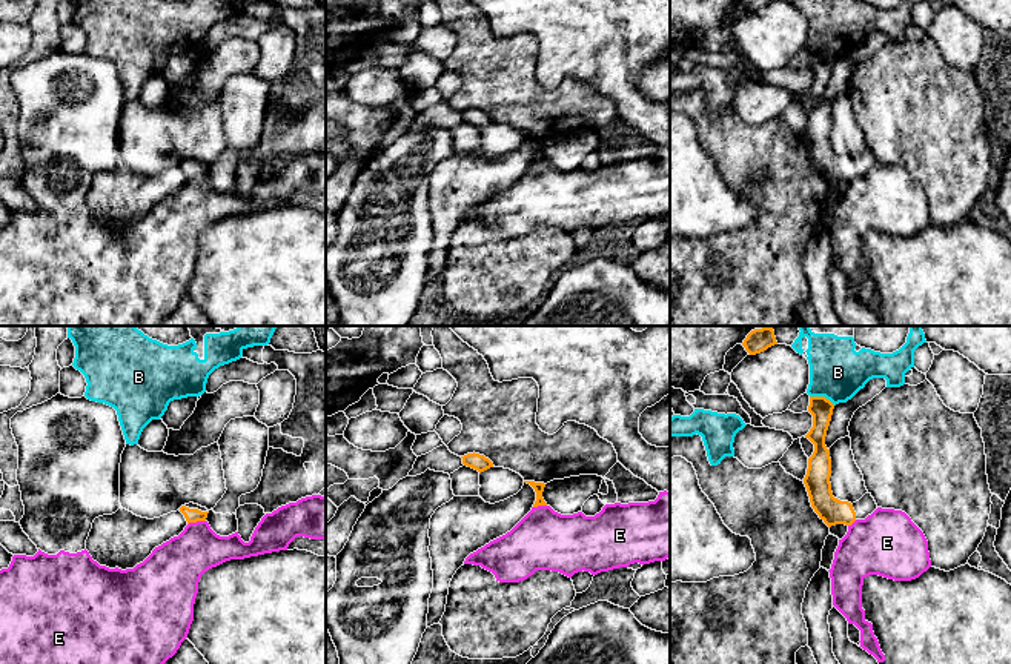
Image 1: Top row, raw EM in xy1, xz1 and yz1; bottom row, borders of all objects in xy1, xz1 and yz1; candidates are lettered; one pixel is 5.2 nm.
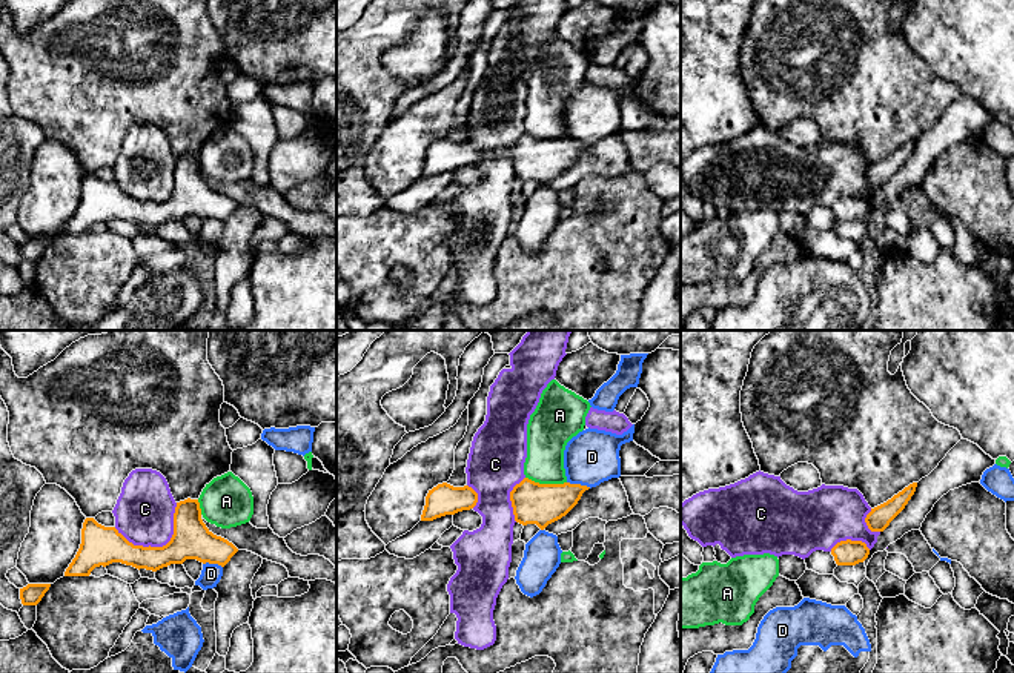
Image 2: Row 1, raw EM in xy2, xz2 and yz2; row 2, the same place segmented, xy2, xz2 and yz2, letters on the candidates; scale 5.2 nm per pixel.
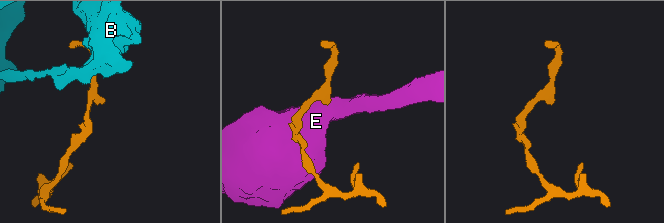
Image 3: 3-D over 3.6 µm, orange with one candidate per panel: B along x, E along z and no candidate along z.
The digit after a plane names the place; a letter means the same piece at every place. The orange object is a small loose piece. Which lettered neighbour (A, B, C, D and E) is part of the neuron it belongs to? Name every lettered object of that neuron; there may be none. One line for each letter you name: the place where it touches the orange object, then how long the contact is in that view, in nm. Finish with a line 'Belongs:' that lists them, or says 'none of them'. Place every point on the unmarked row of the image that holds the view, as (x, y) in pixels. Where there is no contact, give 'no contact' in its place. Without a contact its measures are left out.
Belongs: none of them

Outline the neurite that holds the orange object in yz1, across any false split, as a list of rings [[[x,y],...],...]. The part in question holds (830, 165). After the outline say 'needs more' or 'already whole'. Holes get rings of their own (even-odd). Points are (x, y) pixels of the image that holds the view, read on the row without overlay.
[[[810,52],[808,68],[813,71],[813,83],[805,91],[813,100],[814,108],[808,114],[808,124],[804,134],[811,163],[828,181],[851,181],[856,175],[865,175],[877,160],[871,149],[865,149],[859,157],[848,158],[833,152],[831,148],[831,114],[825,101],[827,86],[831,77],[834,60],[825,52]]] | needs more

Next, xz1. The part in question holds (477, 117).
[[[467,109],[462,114],[462,120],[467,121],[467,123],[472,123],[475,126],[478,126],[479,129],[493,123],[493,118],[486,114],[484,111],[479,111],[479,109]]] | already whole

